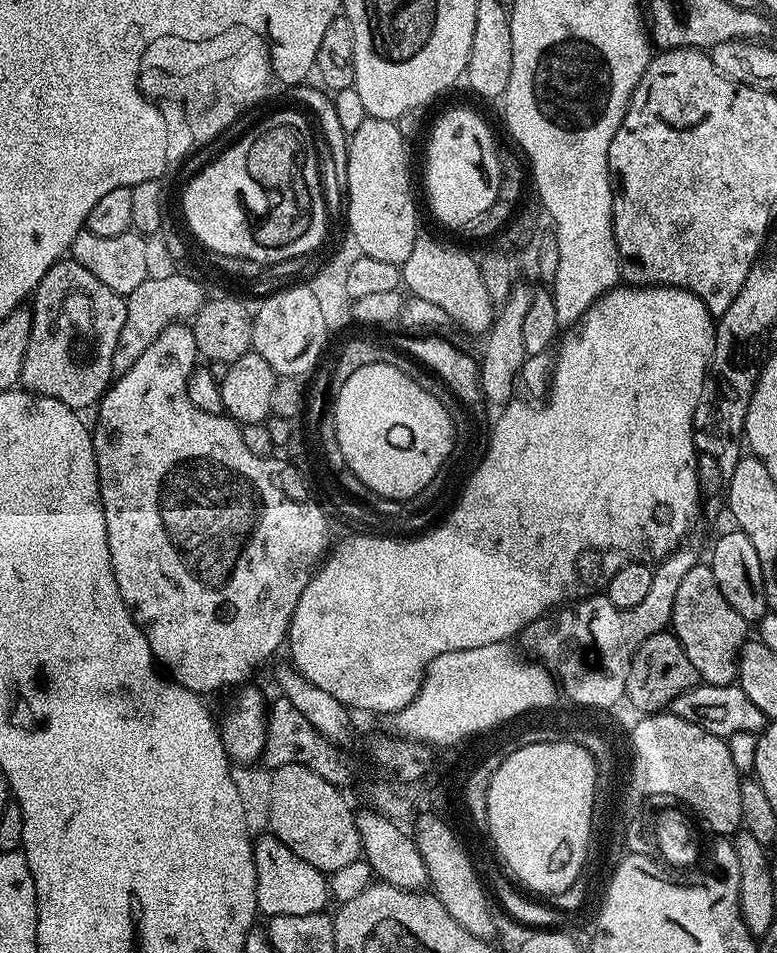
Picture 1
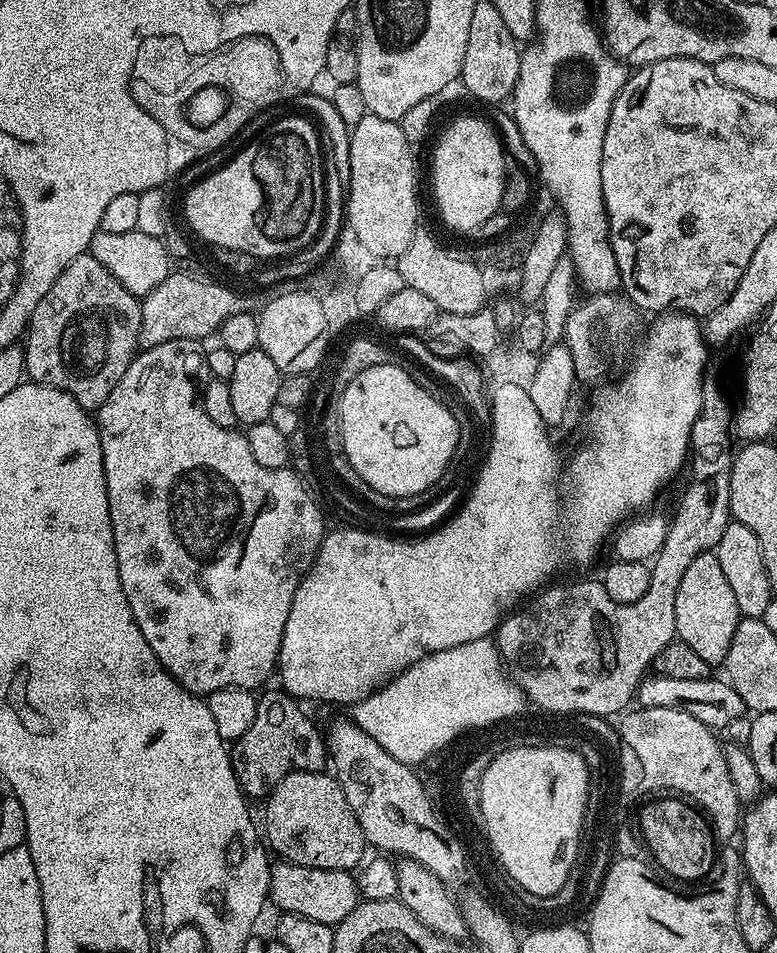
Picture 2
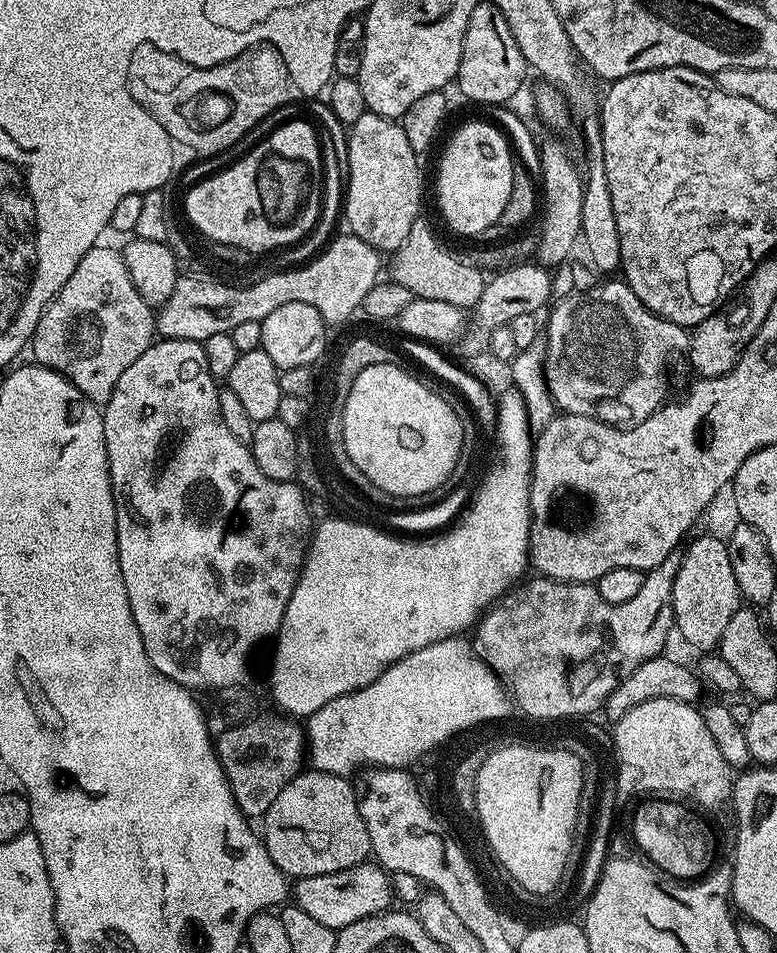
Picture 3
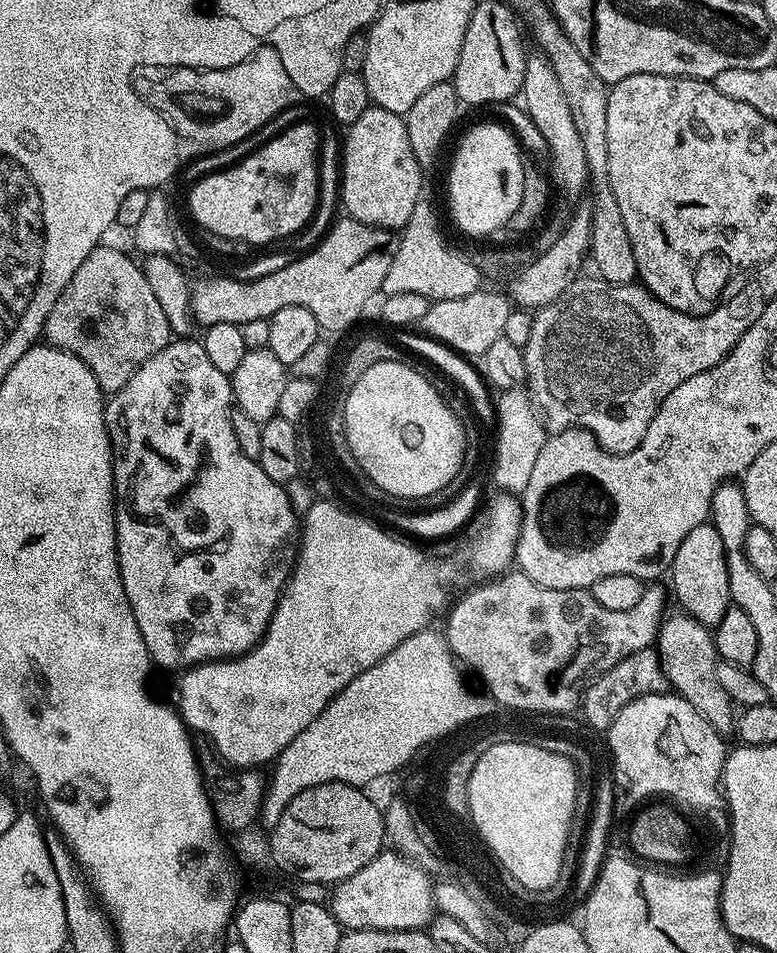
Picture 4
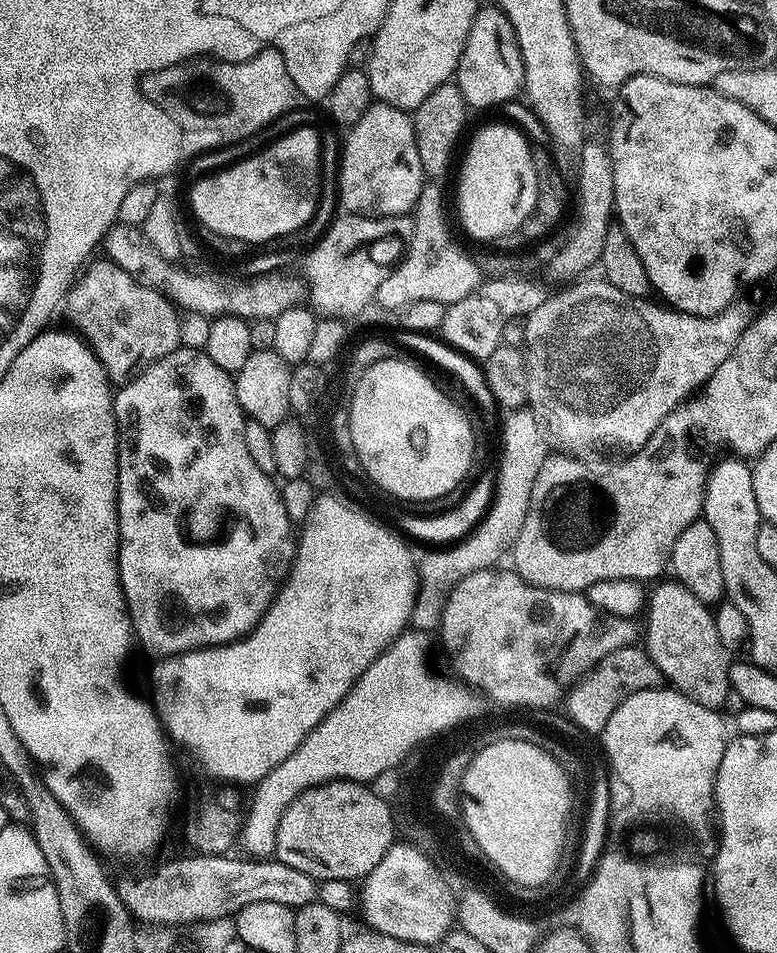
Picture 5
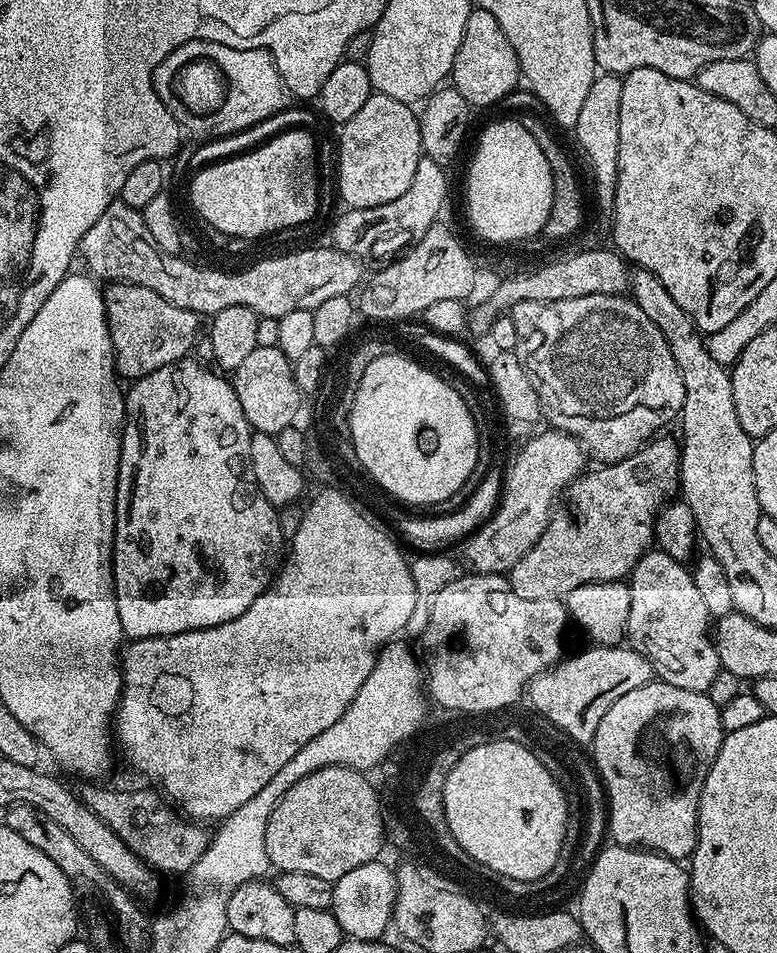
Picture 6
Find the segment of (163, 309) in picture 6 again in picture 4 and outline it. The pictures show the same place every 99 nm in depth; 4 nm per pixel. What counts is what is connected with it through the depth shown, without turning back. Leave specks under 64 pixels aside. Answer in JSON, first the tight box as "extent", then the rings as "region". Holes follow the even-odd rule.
{"extent":[43,246,173,394],"region":[[[97,246],[90,254],[86,254],[86,262],[74,270],[74,278],[62,290],[58,298],[58,306],[50,310],[50,314],[44,323],[43,339],[51,344],[53,348],[61,348],[86,362],[98,378],[98,386],[101,392],[111,394],[122,390],[130,378],[134,378],[134,370],[142,366],[158,350],[162,350],[173,339],[170,323],[167,322],[165,311],[161,303],[154,296],[154,290],[144,276],[143,267],[135,264],[124,252],[116,248],[104,248]]]}

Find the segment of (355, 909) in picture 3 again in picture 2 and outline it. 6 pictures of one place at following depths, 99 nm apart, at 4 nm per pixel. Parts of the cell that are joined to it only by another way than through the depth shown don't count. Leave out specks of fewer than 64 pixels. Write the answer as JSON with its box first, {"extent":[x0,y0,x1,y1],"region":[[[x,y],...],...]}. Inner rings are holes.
{"extent":[268,860,361,924],"region":[[[280,860],[272,864],[268,895],[271,903],[280,907],[281,913],[289,912],[302,918],[314,918],[314,922],[341,924],[361,903],[360,885],[357,877],[348,870],[326,870],[325,868],[307,868]]]}

